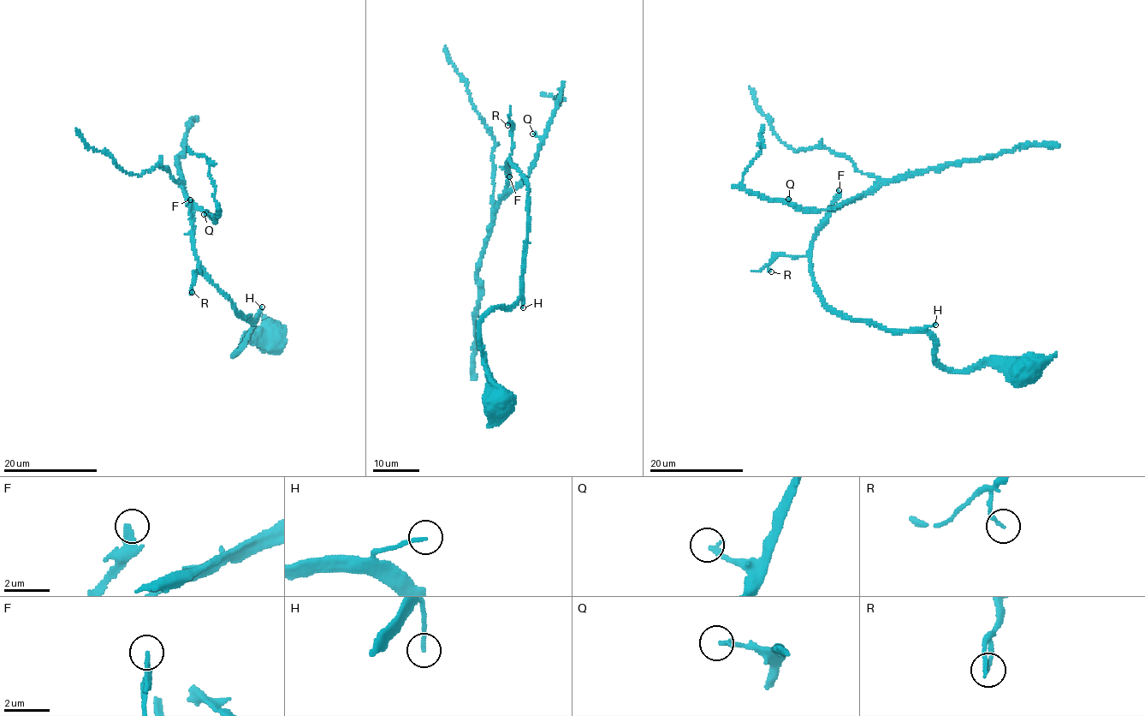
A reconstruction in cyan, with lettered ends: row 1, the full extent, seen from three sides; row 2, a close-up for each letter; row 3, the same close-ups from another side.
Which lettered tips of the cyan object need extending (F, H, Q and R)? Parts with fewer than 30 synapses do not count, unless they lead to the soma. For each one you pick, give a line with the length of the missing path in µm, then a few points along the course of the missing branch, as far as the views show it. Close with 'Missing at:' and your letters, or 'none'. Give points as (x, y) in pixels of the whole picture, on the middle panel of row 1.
Missing at: none

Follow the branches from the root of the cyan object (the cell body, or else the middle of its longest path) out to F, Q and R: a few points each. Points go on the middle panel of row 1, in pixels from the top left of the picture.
F: (496, 402), (491, 401), (480, 322), (494, 309), (511, 306), (520, 291), (529, 191), (509, 161), (509, 176)
Q: (496, 402), (480, 322), (519, 295), (530, 193), (508, 162), (513, 190), (539, 150), (532, 134)
R: (496, 402), (491, 401), (480, 322), (519, 295), (530, 198), (509, 159), (512, 125), (507, 125)

